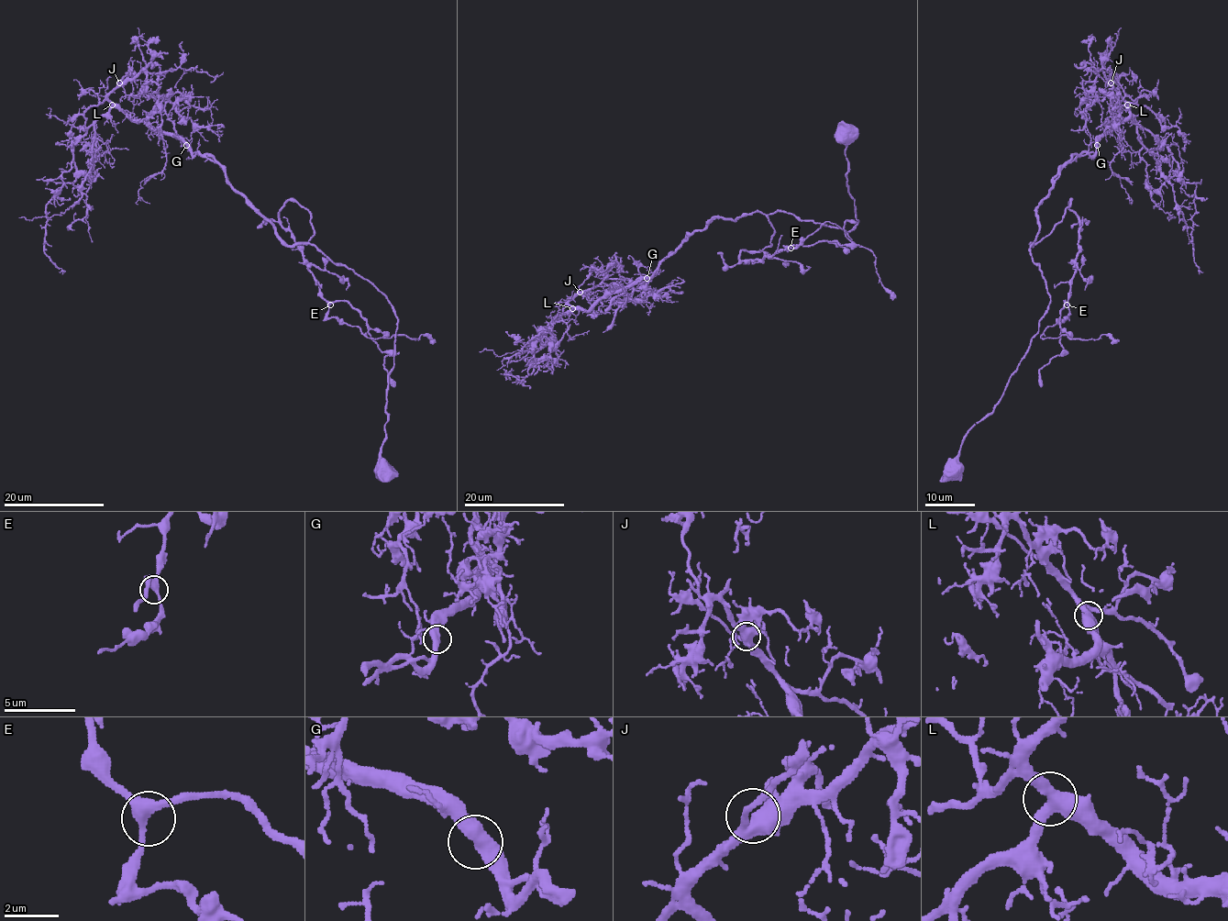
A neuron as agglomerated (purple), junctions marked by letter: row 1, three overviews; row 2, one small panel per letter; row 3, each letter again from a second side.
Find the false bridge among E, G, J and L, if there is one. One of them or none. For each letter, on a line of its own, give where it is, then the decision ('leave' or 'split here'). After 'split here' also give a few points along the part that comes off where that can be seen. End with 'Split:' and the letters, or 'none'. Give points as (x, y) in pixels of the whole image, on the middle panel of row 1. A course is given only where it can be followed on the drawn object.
E: place (791, 248); leave
G: place (647, 278); leave
J: place (580, 292); leave
L: place (572, 308); leave
Split: none

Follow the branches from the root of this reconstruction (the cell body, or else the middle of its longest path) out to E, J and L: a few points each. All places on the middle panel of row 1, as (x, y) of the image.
E: (843, 132), (856, 225), (846, 231), (775, 211), (768, 215), (770, 245), (739, 258), (791, 248)
J: (843, 132), (857, 220), (849, 231), (782, 211), (715, 217), (651, 276), (587, 310), (569, 303), (580, 292)
L: (843, 132), (857, 220), (849, 231), (782, 211), (715, 217), (651, 276), (587, 310), (572, 308)

